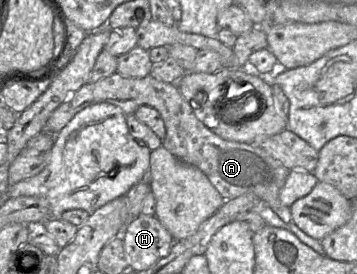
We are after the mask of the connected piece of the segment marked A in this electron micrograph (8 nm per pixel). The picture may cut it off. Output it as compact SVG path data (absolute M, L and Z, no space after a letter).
M118 72L94 83L87 83L59 105L49 117L45 131L53 135L81 110L92 104L107 102L119 107L125 115L133 114L139 106L155 108L161 115L166 135L162 146L184 163L200 169L224 200L245 193L255 194L286 224L292 220L290 207L282 205L279 193L289 170L256 144L225 140L207 128L194 114L190 104L179 92L176 83L165 83L147 75L144 78L126 78Z

